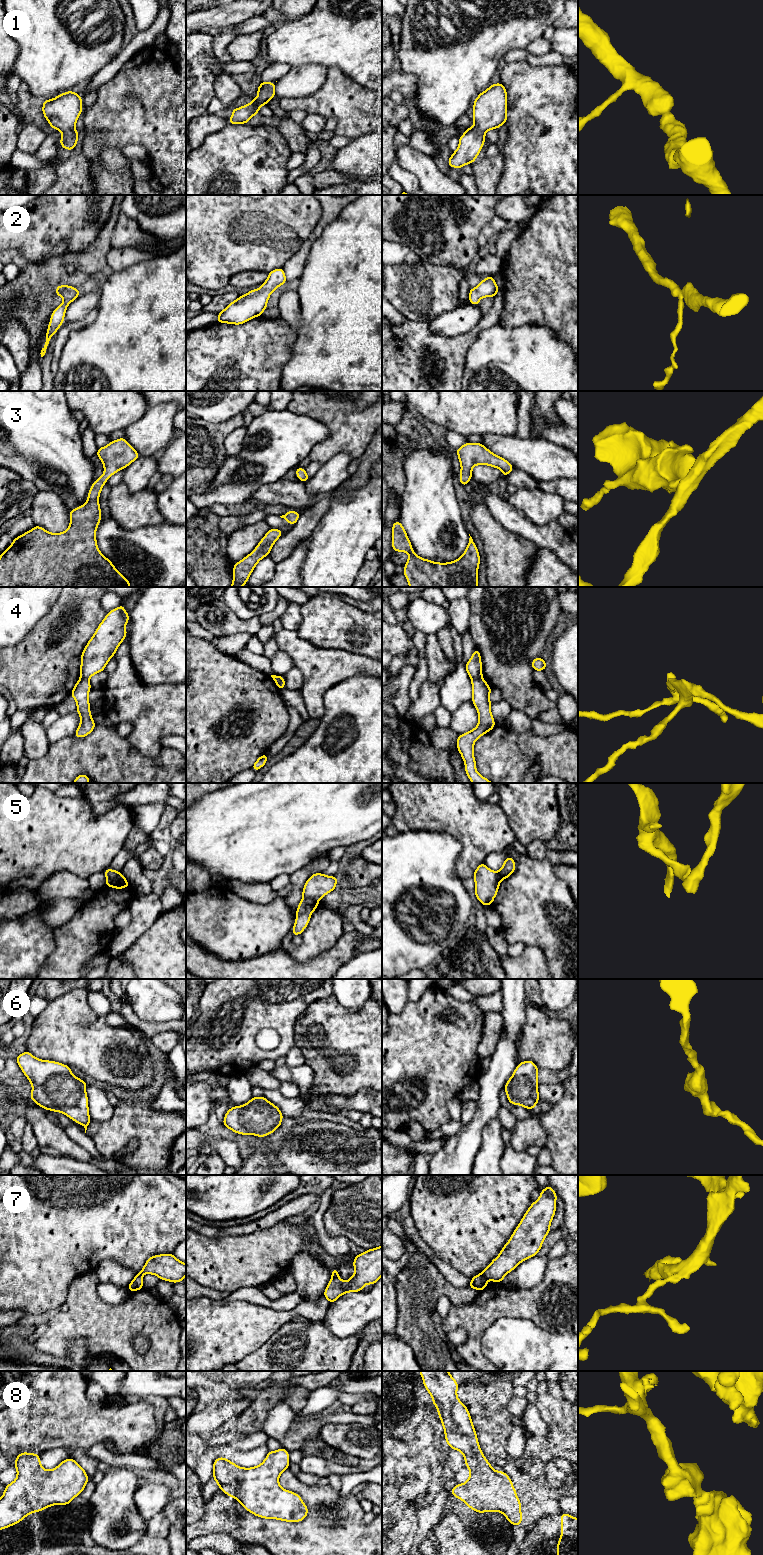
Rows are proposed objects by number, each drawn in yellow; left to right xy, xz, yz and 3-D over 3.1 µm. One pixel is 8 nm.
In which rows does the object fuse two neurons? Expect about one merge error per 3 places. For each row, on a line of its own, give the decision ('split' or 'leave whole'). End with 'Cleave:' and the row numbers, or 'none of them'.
1: leave whole
2: leave whole
3: leave whole
4: split
5: split
6: leave whole
7: split
8: leave whole
Cleave: 4, 5, 7

